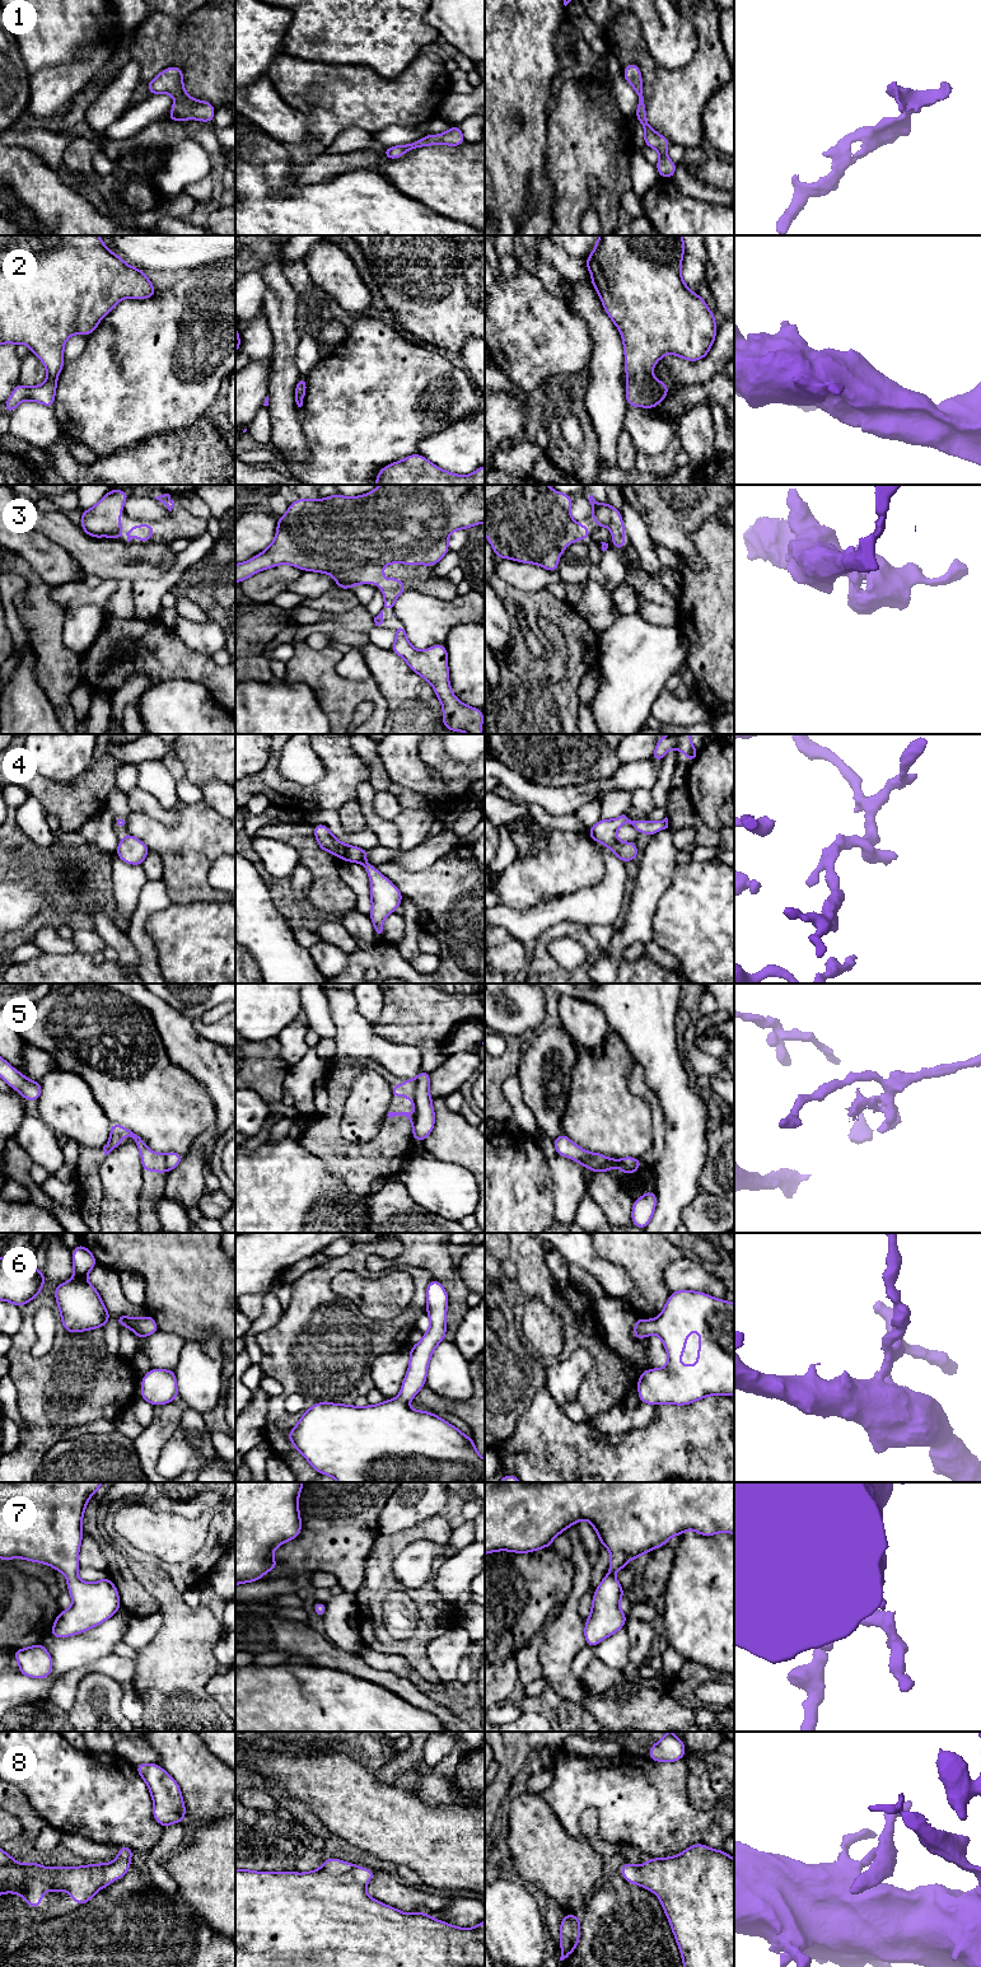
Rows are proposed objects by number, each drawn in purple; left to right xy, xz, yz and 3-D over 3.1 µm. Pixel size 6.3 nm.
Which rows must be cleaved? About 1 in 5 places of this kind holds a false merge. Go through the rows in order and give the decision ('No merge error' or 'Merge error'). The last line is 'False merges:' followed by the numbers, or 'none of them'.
1: No merge error
2: No merge error
3: No merge error
4: No merge error
5: Merge error
6: No merge error
7: No merge error
8: No merge error
False merges: 5

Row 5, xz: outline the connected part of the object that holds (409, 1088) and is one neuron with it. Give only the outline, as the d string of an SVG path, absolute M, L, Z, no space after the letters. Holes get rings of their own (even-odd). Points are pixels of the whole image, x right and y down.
M405 1079L405 1081L400 1085L389 1085L392 1092L392 1099L397 1095L405 1095L414 1104L416 1104L416 1080L415 1079Z

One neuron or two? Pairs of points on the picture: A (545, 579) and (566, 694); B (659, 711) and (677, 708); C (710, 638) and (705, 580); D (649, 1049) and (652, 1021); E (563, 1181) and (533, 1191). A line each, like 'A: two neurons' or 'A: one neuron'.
A: two neurons
B: one neuron
C: one neuron
D: one neuron
E: two neurons

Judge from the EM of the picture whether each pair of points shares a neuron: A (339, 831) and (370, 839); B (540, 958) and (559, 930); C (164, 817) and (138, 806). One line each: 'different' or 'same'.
A: same
B: same
C: same

